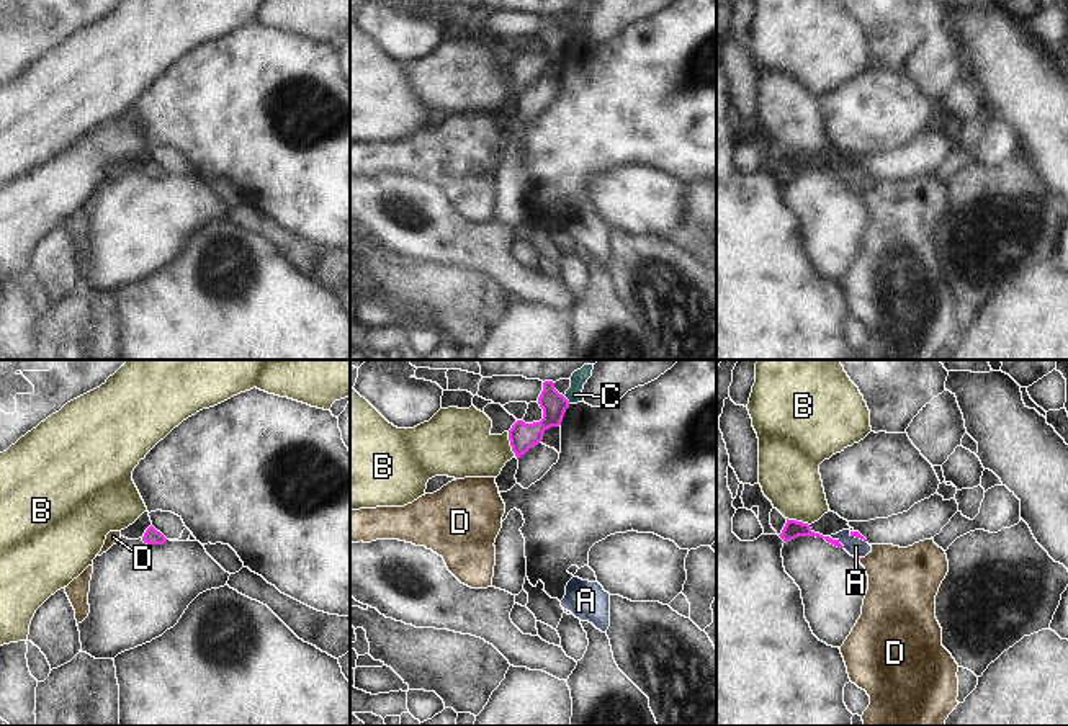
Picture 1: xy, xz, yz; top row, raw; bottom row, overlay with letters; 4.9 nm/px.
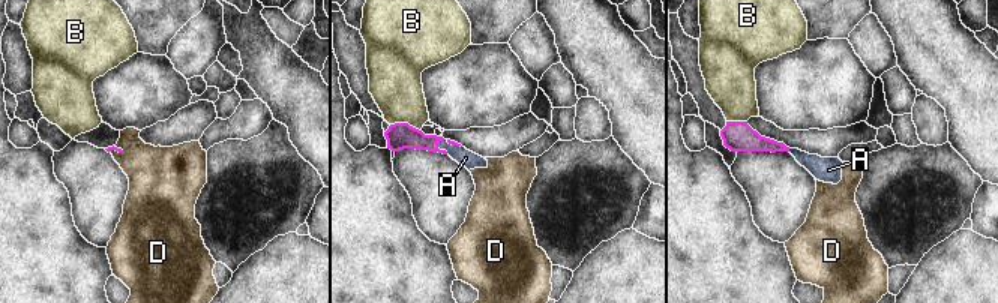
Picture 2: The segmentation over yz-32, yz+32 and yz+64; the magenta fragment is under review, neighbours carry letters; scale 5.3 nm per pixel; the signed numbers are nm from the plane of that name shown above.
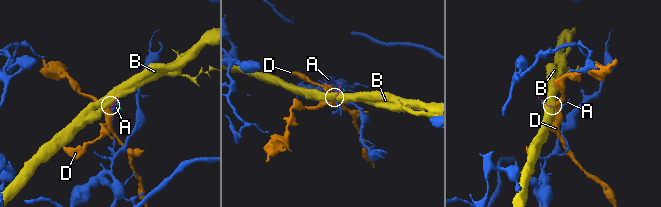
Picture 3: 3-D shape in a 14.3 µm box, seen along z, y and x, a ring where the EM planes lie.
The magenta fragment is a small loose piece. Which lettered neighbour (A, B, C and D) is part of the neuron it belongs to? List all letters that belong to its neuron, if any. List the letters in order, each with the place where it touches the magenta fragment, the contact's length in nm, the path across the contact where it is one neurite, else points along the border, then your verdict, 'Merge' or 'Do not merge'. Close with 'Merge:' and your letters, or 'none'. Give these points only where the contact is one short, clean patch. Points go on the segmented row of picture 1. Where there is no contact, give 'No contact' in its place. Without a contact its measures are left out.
A: Touches magenta at yz (836, 540). Shared border 100 nm. Path across: yz (792, 528), (802, 528), (836, 540), (849, 540), (856, 546). Merge
B: Touches magenta at xz (511, 445). Shared border 140 nm. Boundary: xz (507, 432), (511, 450), (517, 457). Do not merge
C: Touches magenta at xz (566, 399). Shared border 50 nm. Do not merge
D: Touches magenta at yz (859, 558). Shared border 30 nm. Boundary: yz (862, 558), (857, 560). Do not merge
Merge: A.

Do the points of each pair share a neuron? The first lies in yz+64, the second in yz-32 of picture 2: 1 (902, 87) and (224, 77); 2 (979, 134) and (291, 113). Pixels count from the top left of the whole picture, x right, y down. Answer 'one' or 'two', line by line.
1: one
2: one

